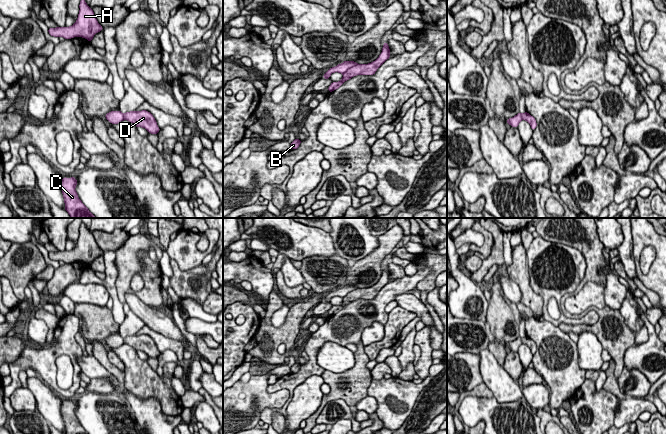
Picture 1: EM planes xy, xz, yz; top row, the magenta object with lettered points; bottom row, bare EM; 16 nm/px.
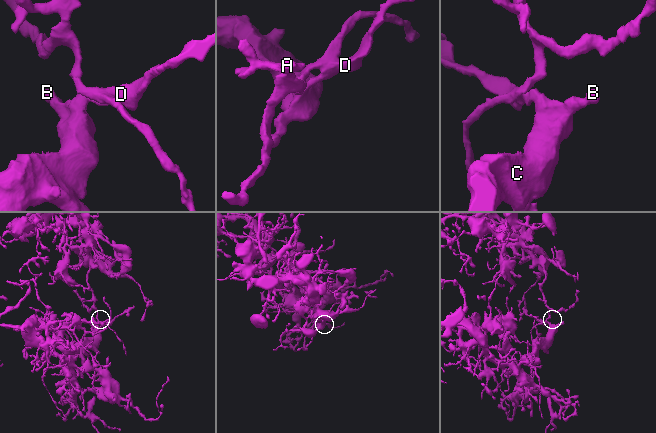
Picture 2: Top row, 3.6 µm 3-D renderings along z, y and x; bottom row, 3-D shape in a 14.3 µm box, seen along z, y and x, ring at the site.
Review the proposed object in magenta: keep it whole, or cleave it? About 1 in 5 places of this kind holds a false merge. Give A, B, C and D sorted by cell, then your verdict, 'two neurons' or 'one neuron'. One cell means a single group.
A B C D; one neuron

